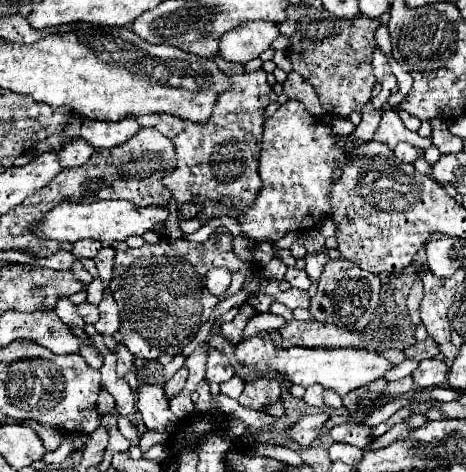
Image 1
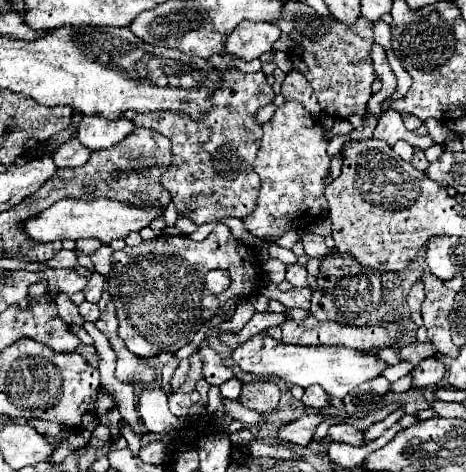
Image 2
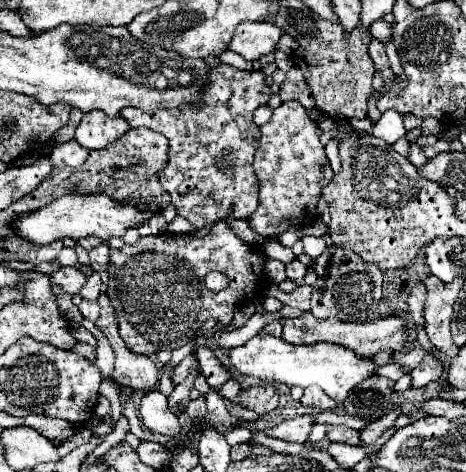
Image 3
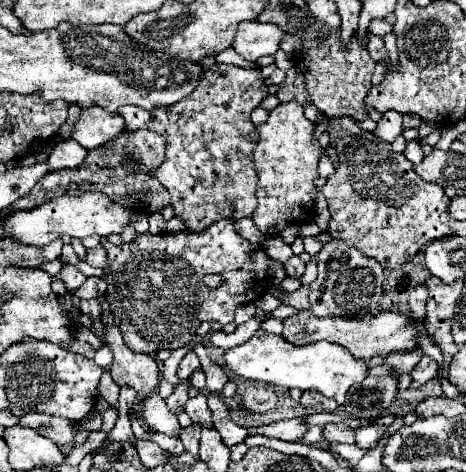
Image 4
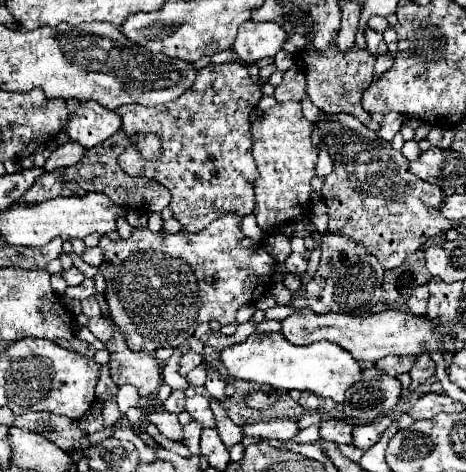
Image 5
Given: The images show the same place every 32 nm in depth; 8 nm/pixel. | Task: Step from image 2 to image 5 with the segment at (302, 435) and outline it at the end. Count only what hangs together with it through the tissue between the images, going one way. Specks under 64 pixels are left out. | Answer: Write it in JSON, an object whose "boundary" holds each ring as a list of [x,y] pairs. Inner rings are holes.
{"boundary":[[[274,418],[268,422],[256,422],[256,424],[244,424],[242,426],[246,436],[262,436],[262,438],[276,438],[276,440],[292,440],[300,428],[296,424],[296,418]]]}

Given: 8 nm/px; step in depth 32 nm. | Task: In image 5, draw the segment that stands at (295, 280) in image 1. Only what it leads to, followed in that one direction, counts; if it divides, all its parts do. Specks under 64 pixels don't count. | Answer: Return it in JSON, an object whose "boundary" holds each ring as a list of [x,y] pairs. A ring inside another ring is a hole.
{"boundary":[[[290,254],[288,260],[284,262],[284,268],[288,274],[294,274],[294,276],[300,276],[304,270],[306,270],[306,260],[302,254]]]}

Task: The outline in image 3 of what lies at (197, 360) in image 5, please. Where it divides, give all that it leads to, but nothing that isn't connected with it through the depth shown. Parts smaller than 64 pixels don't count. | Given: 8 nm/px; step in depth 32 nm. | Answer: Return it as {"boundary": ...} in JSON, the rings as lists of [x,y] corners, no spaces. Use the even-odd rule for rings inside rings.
{"boundary":[[[192,354],[192,356],[188,356],[188,358],[184,358],[184,360],[176,366],[176,370],[174,370],[172,384],[174,384],[174,386],[178,386],[178,384],[180,384],[180,382],[190,374],[190,370],[192,370],[192,368],[196,368],[196,364],[198,364],[198,362],[196,362],[194,354]]]}

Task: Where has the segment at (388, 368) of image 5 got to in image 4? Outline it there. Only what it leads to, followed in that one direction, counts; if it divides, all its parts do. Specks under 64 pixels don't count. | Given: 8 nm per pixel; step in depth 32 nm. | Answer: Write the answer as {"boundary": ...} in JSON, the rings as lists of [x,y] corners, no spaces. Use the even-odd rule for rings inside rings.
{"boundary":[[[412,350],[412,352],[398,352],[398,354],[388,354],[386,358],[386,364],[396,368],[400,374],[406,374],[410,372],[422,358],[422,350]]]}

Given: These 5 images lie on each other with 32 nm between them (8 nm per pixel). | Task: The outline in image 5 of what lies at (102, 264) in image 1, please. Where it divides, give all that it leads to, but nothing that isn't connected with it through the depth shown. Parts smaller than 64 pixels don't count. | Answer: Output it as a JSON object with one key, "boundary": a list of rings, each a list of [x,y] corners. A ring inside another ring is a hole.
{"boundary":[[[98,246],[96,248],[86,248],[86,252],[82,254],[82,260],[88,262],[90,266],[96,266],[98,268],[98,264],[104,262],[104,252]]]}

